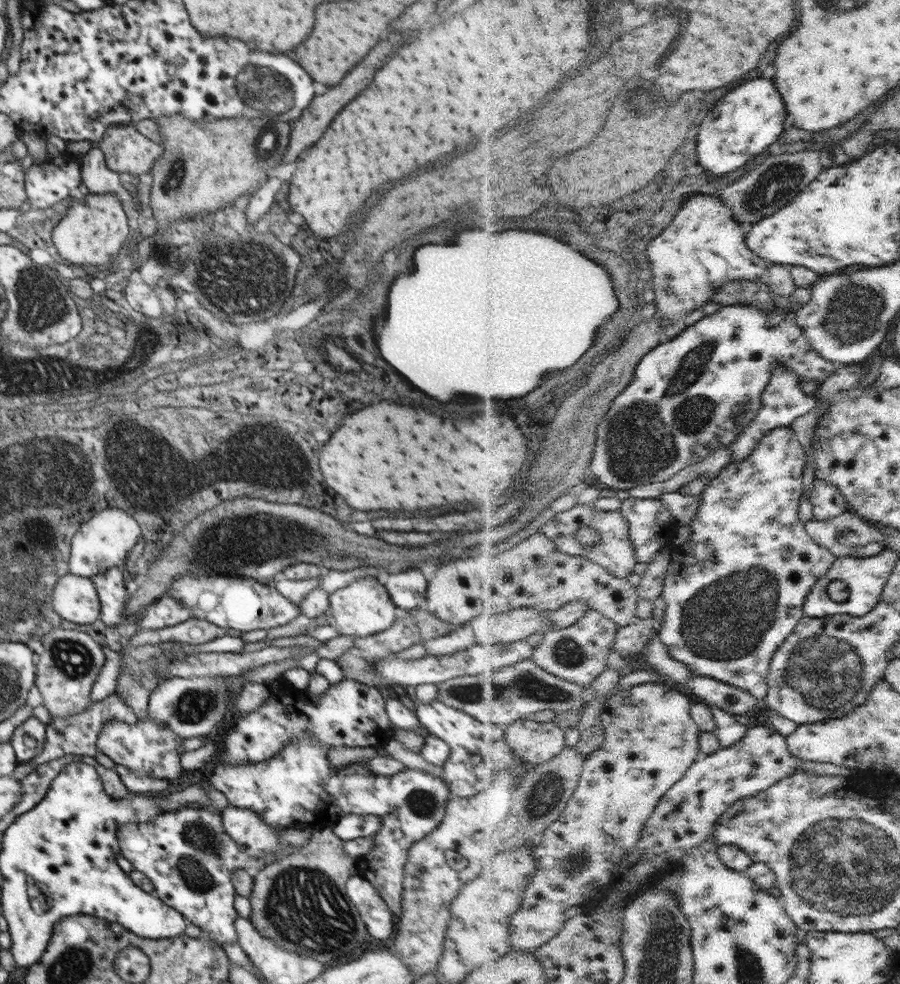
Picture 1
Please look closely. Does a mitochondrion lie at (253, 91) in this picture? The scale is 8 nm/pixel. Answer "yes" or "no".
yes

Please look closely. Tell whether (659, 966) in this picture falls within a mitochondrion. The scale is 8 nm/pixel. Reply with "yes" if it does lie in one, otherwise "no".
yes

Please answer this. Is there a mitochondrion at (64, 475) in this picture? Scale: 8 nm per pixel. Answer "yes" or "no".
yes

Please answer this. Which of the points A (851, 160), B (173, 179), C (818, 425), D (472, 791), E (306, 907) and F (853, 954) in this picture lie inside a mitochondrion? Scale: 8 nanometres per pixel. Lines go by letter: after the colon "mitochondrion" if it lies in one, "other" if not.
A: other
B: mitochondrion
C: other
D: other
E: mitochondrion
F: other

